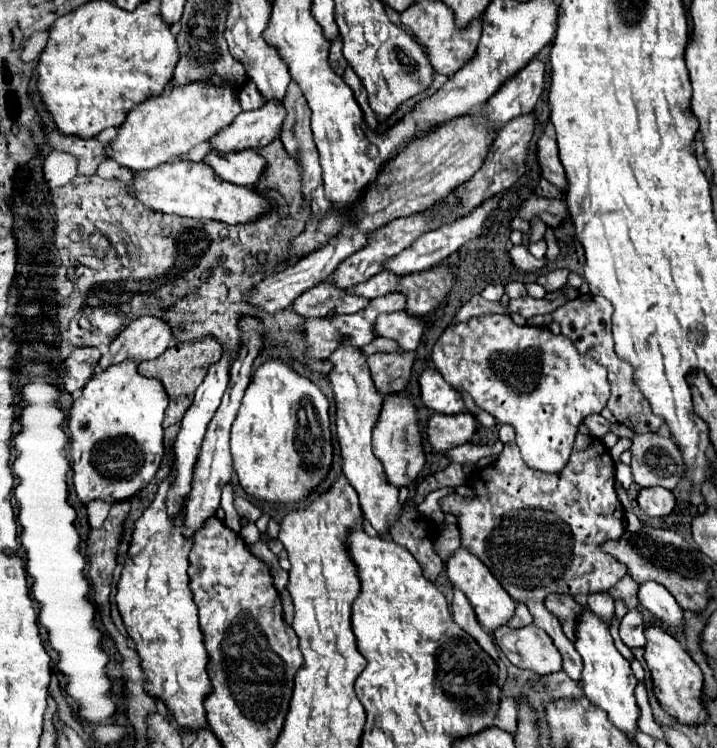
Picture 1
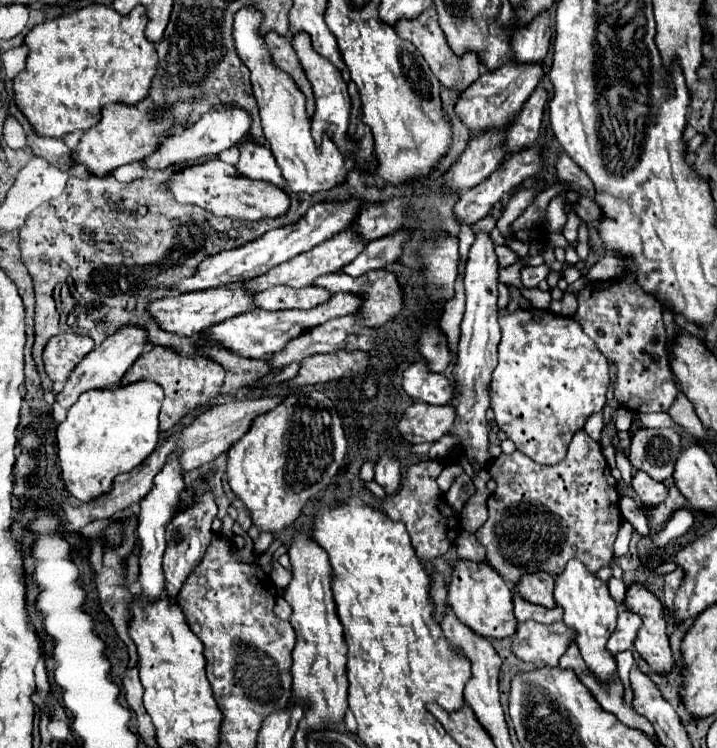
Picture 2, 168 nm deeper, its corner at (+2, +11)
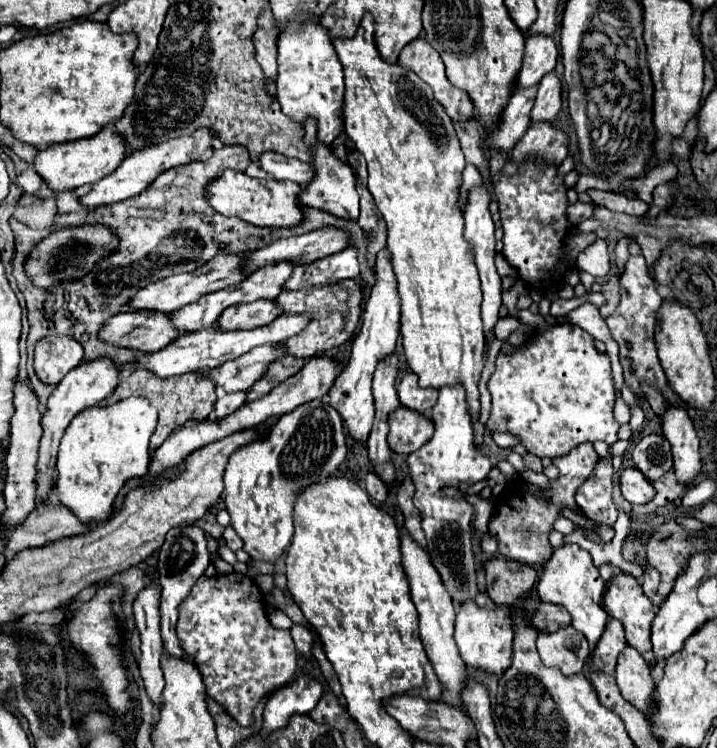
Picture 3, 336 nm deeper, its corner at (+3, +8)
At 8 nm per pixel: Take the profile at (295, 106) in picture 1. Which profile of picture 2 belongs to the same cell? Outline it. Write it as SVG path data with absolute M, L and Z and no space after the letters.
M268 32L266 34L266 42L268 42L268 48L272 52L274 64L278 64L282 70L286 70L296 80L296 84L302 88L302 92L306 94L306 112L308 112L308 116L312 116L315 111L315 98L312 96L312 86L306 80L306 74L304 74L298 58L294 54L294 50L290 48L288 38L278 36L276 32Z

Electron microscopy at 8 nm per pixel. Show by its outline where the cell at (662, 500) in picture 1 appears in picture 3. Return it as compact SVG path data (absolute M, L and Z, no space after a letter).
M633 467L623 469L619 473L619 487L621 487L621 495L633 505L645 505L655 497L653 485L645 479L645 475L641 475L641 471Z

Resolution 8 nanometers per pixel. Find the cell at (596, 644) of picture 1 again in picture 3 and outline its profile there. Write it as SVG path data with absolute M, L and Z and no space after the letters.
M563 543L561 547L553 547L553 555L551 555L549 563L543 565L543 571L539 575L537 593L539 593L541 601L565 607L573 619L573 627L587 637L591 647L597 645L597 641L605 629L607 617L609 617L605 613L605 609L601 607L601 599L605 593L605 581L601 579L599 569L593 565L591 555L585 549L581 549L579 545L573 545L573 543Z

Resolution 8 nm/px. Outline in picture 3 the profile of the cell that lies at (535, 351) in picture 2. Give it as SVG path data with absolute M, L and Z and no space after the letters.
M571 323L551 325L547 331L539 333L531 347L513 355L499 355L495 365L495 373L487 381L487 389L491 393L491 413L487 421L489 431L513 433L521 439L521 445L525 445L529 453L549 459L561 457L585 441L605 441L607 445L619 441L619 423L613 415L617 389L611 375L611 363L605 353L597 351L595 339L581 327Z

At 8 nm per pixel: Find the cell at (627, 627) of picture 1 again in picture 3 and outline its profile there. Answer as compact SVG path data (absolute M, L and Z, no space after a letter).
M609 619L601 639L597 641L597 647L593 649L587 669L613 675L617 665L617 655L623 651L623 647L627 647L623 625L617 619Z

